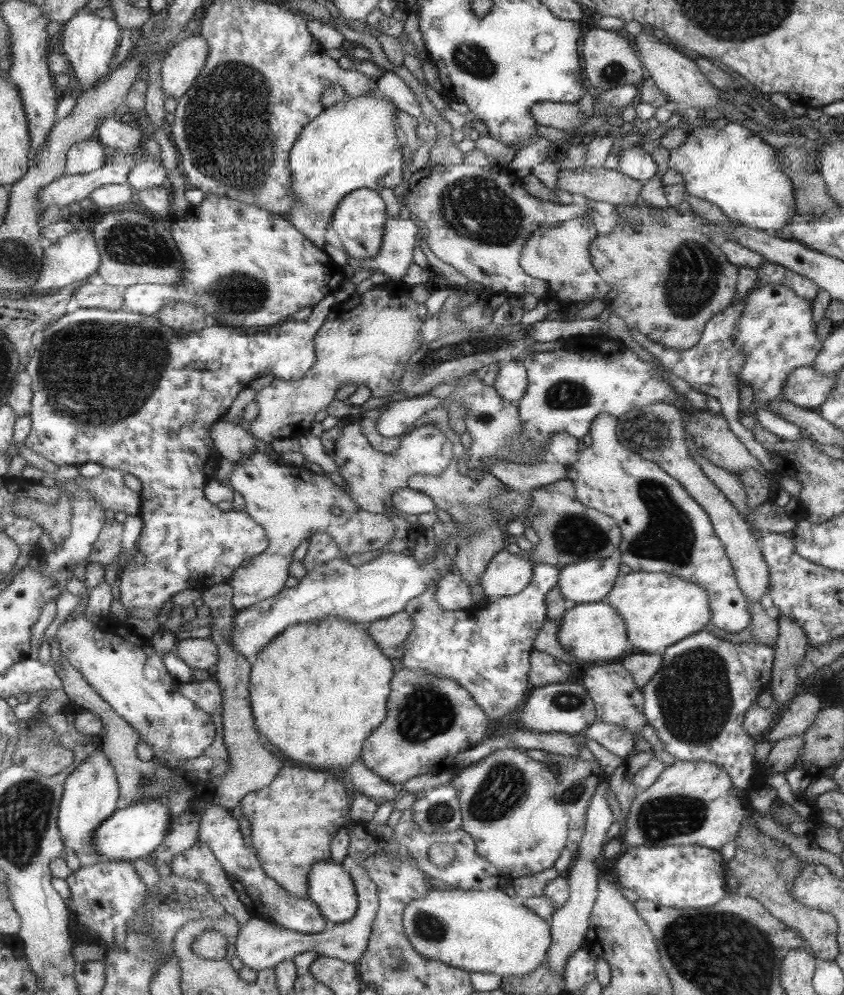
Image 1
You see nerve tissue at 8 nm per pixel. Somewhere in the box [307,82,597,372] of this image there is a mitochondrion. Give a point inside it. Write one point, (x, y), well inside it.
(475, 208)

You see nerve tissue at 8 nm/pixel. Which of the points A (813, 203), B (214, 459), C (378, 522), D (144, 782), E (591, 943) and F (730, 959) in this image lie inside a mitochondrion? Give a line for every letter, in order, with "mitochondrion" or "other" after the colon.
A: mitochondrion
B: other
C: other
D: mitochondrion
E: other
F: mitochondrion

